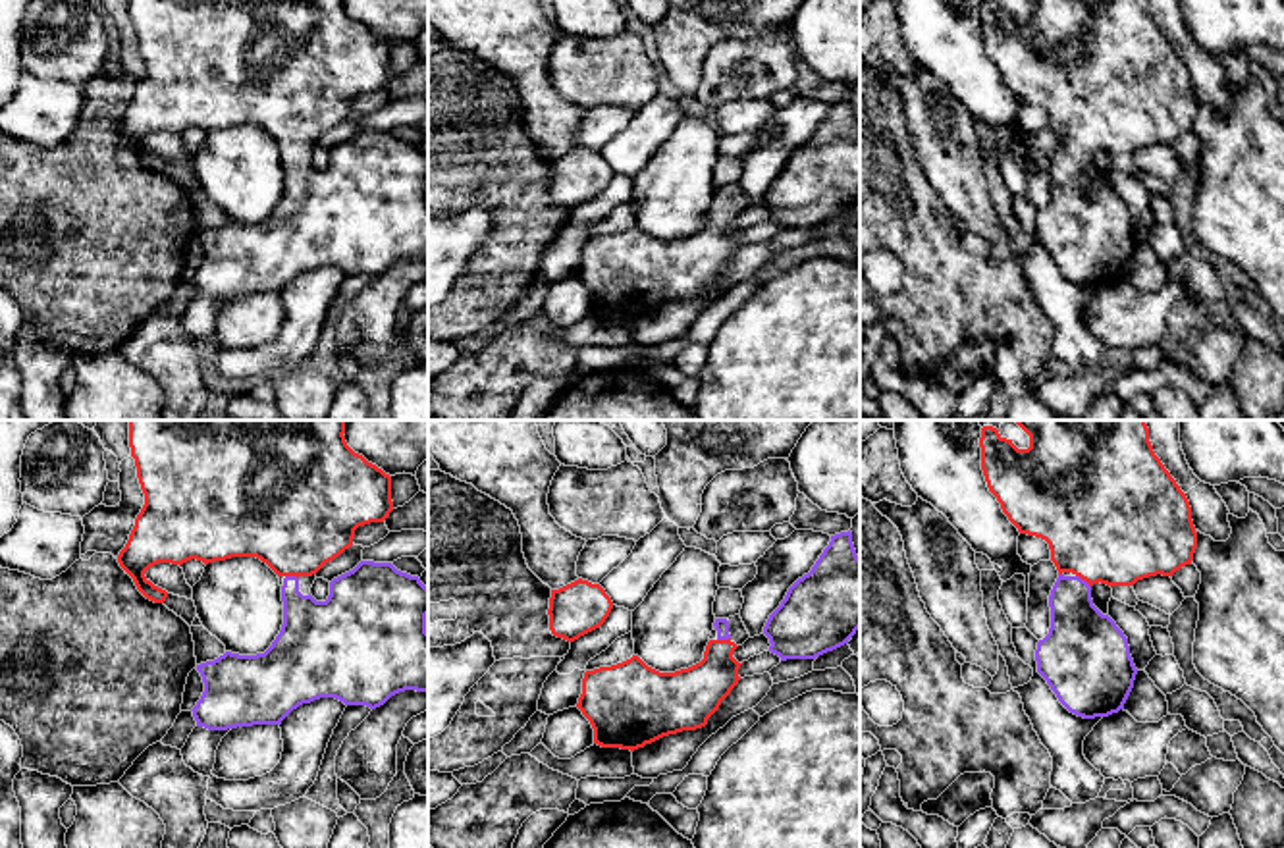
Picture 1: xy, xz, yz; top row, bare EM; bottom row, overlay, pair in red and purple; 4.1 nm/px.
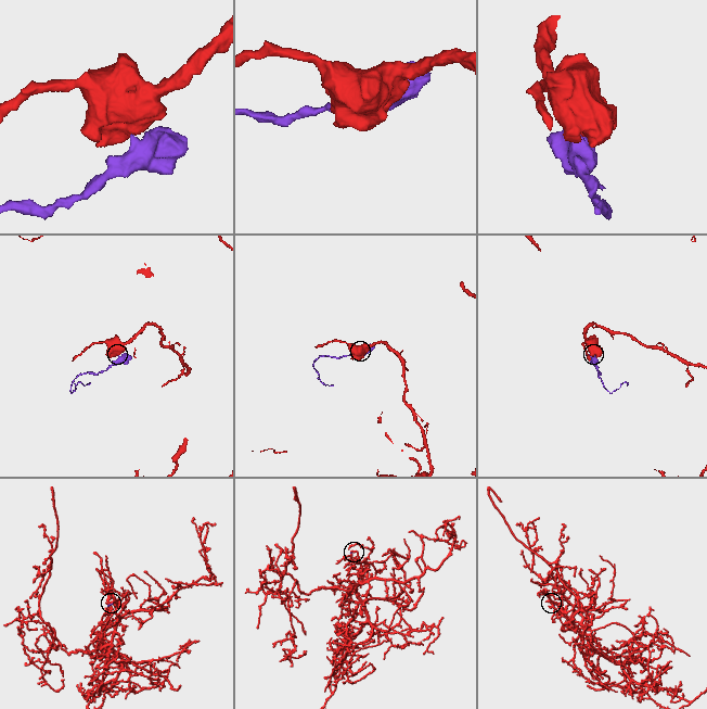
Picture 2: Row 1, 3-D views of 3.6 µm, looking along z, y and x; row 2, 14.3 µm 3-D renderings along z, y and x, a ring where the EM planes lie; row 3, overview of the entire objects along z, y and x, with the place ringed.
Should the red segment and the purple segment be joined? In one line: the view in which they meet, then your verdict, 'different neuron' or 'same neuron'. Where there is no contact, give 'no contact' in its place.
contact in yz; same neuron

